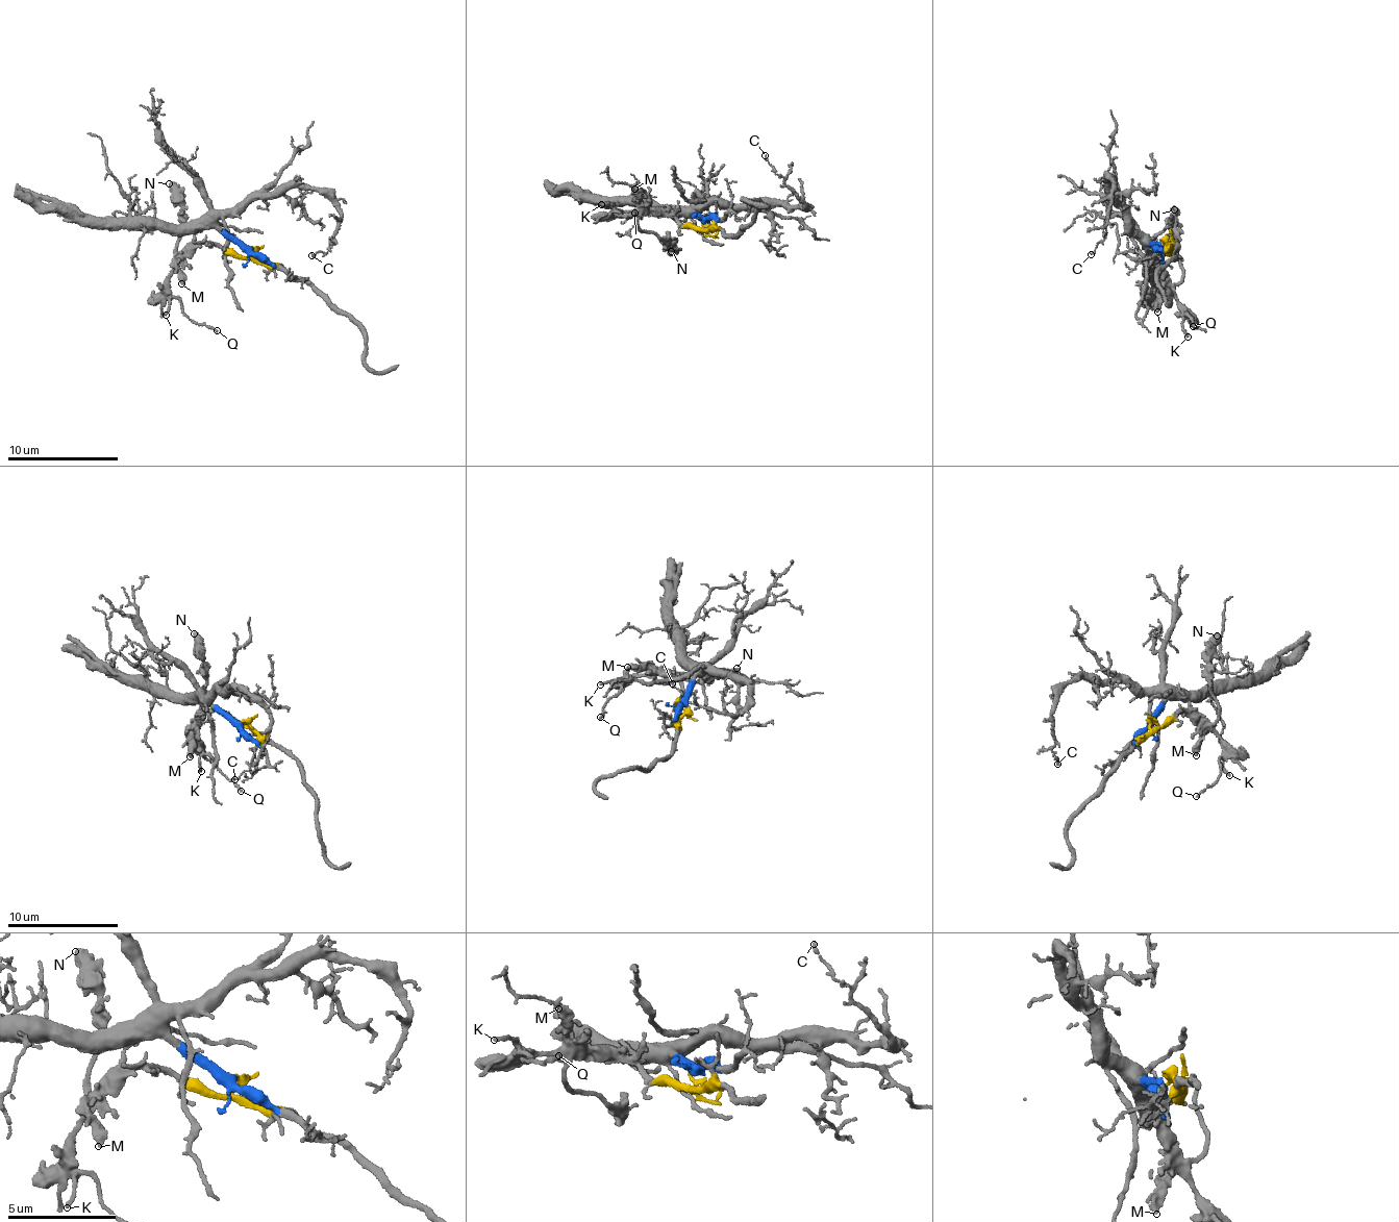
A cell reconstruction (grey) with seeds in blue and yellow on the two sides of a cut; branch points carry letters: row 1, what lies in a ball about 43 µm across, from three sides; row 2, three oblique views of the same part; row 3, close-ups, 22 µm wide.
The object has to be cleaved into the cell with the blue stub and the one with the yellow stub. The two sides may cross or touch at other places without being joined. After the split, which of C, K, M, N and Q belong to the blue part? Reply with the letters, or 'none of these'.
C

